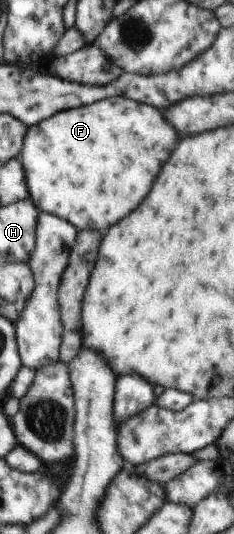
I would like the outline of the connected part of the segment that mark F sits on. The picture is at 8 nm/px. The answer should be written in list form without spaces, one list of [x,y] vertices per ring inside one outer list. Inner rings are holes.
[[[110,97],[86,107],[62,111],[40,125],[29,126],[19,160],[23,165],[30,197],[38,211],[62,215],[82,229],[108,229],[134,211],[150,193],[162,165],[170,159],[178,135],[170,123],[164,123],[162,111],[124,97]]]

